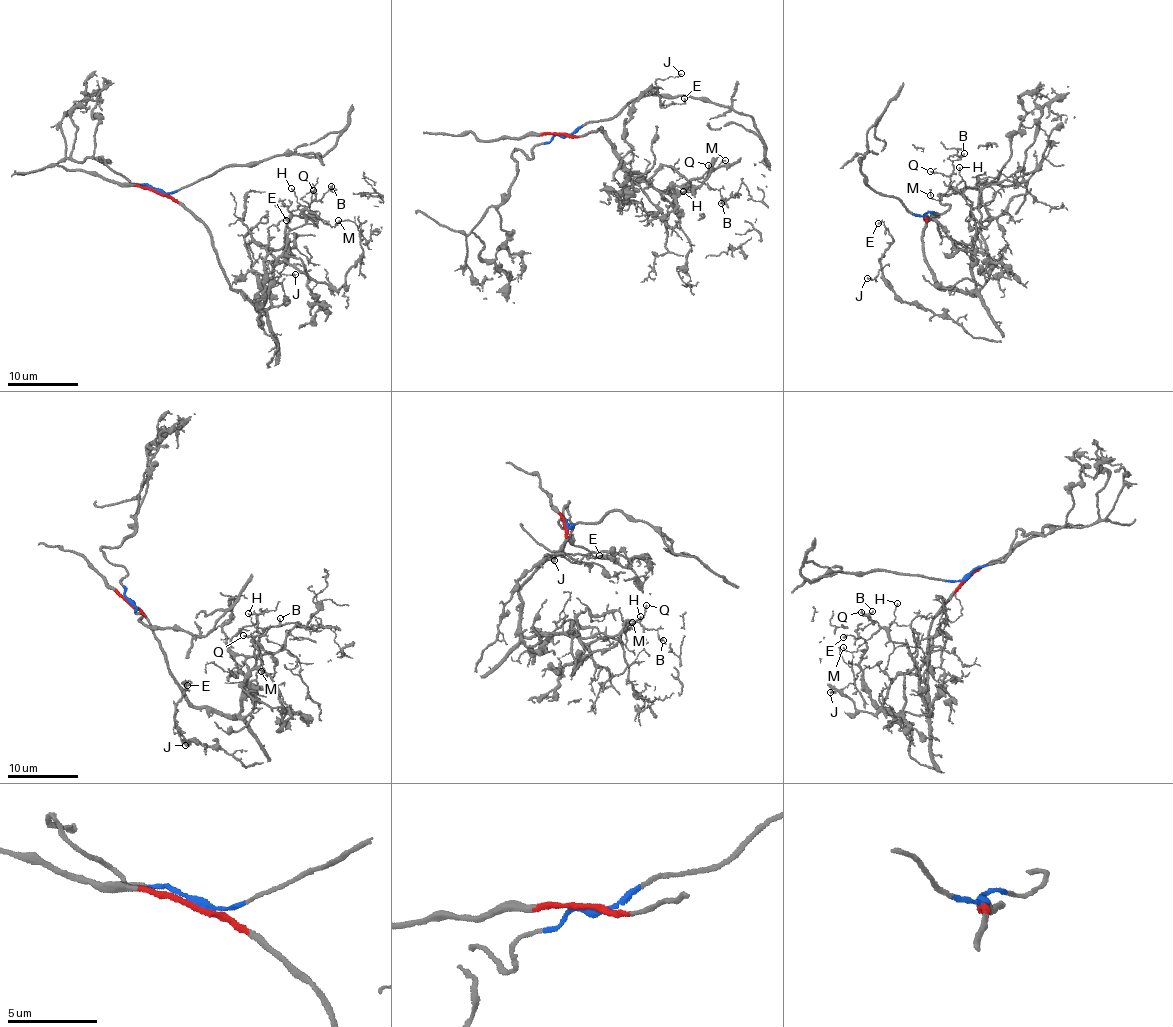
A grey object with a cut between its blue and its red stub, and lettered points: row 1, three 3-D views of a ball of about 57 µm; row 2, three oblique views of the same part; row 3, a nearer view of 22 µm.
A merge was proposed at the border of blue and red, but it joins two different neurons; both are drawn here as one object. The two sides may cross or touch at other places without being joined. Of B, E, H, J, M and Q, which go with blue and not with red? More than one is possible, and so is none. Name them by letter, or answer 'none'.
none

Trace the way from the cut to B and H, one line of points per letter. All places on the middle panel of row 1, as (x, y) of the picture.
B: (561, 133), (578, 136), (600, 127), (626, 171), (671, 193), (700, 181), (720, 192), (720, 204)
H: (561, 133), (578, 136), (600, 127), (626, 171), (639, 175), (672, 205), (672, 200), (687, 192), (684, 192)

